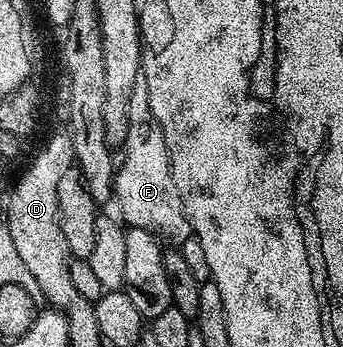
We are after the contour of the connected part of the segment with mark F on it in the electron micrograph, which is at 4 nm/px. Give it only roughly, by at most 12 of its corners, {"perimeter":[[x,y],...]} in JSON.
{"perimeter":[[135,79],[113,179],[126,226],[169,243],[193,228],[147,83]]}

